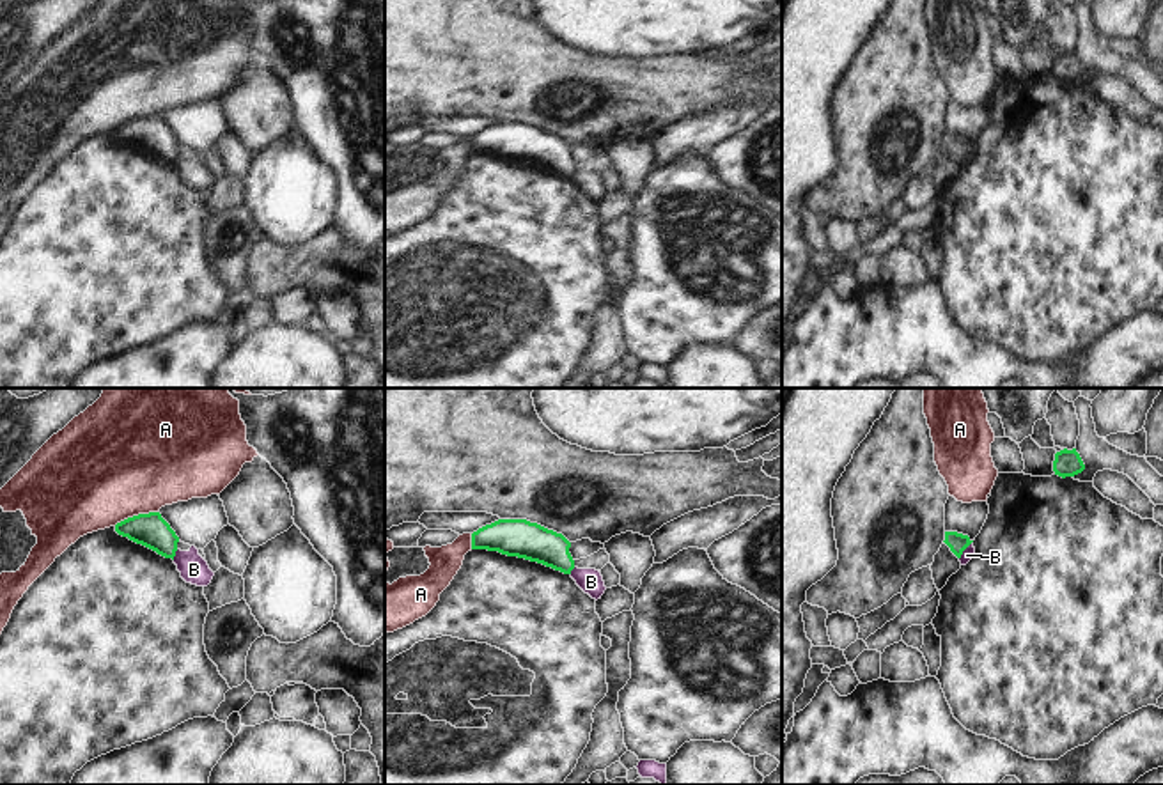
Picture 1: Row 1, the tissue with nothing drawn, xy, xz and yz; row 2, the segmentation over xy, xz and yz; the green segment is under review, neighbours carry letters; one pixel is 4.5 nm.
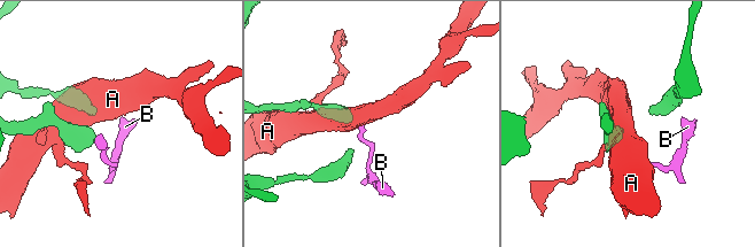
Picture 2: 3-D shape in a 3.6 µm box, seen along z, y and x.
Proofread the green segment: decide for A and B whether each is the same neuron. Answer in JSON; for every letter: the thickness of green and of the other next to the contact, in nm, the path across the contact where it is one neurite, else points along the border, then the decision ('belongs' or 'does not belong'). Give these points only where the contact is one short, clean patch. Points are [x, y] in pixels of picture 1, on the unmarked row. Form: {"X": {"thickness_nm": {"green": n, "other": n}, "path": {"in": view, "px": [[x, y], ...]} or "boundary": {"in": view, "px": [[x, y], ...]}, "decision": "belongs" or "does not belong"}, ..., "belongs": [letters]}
{"A": {"thickness_nm": {"green": 160, "other": 500}, "decision": "does not belong"}, "B": {"thickness_nm": {"green": 90, "other": 50}, "boundary": {"in": "yz", "px": [[972, 144], [960, 162]]}, "decision": "does not belong"}, "belongs": []}

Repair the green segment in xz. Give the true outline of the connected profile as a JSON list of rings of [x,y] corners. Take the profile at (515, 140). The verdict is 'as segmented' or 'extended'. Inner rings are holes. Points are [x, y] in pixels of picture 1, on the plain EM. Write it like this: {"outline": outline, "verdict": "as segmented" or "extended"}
{"outline": [[[498,122],[472,136],[472,152],[498,154],[571,177],[571,145],[553,133],[527,122]]], "verdict": "as segmented"}

